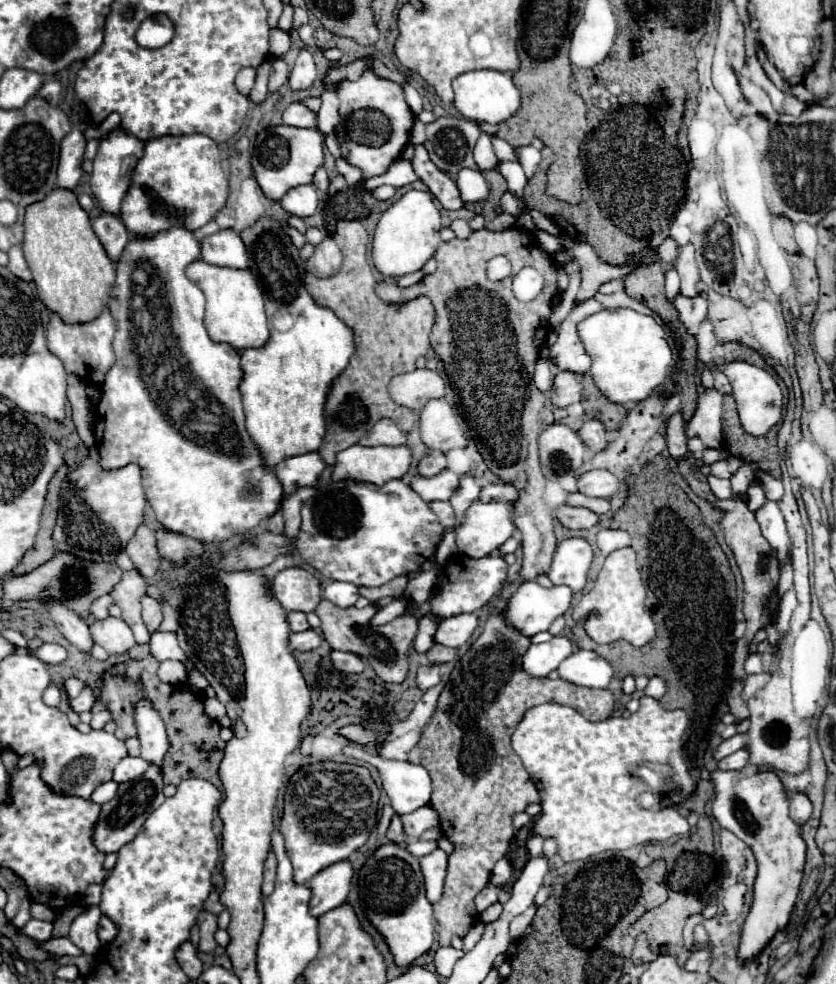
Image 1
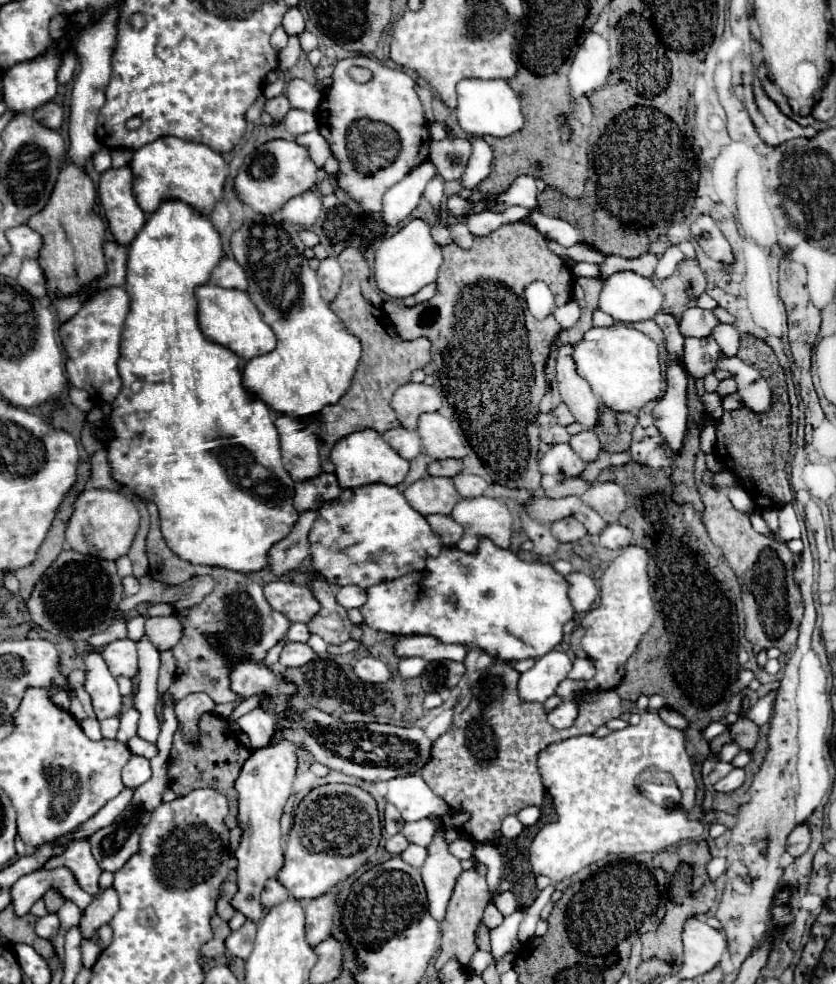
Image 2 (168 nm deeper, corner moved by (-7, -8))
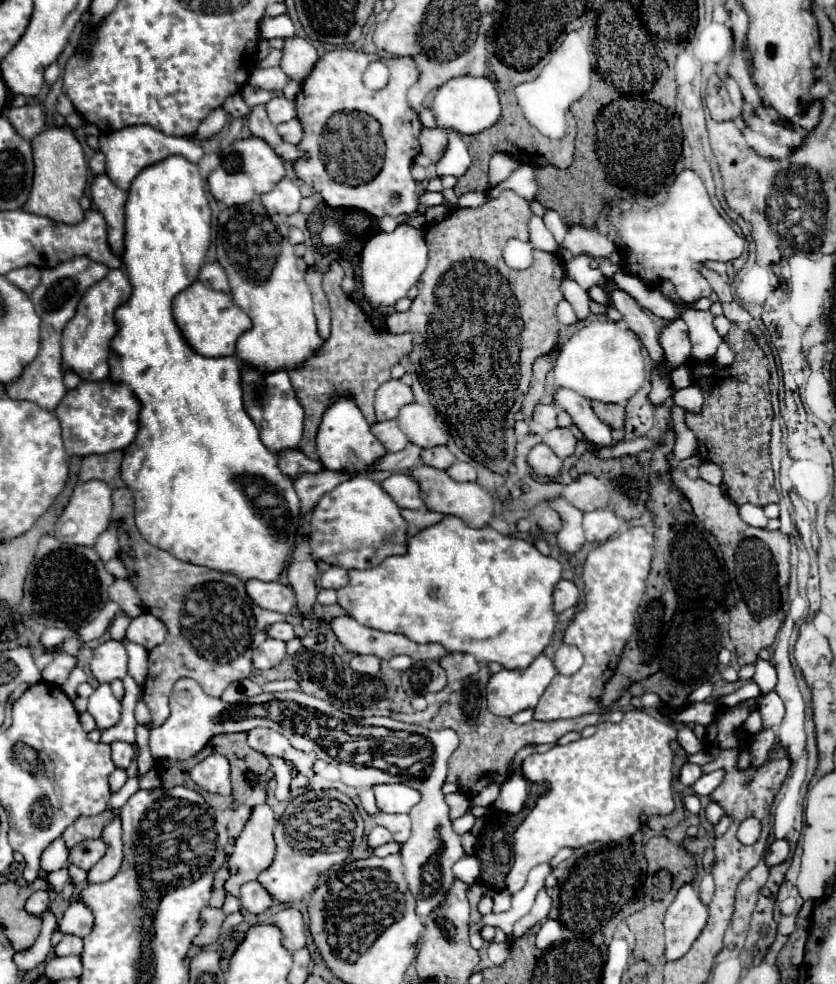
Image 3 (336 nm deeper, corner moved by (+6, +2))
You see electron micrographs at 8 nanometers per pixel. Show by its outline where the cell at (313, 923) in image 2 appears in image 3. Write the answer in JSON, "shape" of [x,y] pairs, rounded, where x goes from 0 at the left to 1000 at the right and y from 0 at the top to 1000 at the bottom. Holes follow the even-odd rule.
{"shape":[[[342,922],[342,924],[333,926],[325,932],[325,938],[335,944],[340,962],[347,968],[352,968],[354,964],[361,964],[366,960],[366,946],[364,946],[364,938],[361,938],[359,926],[354,926],[349,922]]]}

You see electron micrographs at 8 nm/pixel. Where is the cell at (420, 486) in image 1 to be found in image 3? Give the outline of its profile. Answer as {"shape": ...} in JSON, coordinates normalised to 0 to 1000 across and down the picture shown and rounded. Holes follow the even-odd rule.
{"shape":[[[469,481],[464,487],[459,487],[457,497],[471,507],[471,511],[481,517],[505,517],[507,511],[502,507],[500,491],[493,489],[483,481]]]}

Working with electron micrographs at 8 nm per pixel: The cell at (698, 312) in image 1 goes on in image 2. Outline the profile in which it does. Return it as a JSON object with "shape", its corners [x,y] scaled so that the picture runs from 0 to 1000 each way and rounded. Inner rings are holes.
{"shape":[[[853,342],[819,345],[817,369],[819,369],[822,379],[829,381],[831,385],[839,385],[846,379],[850,379],[858,373],[858,365],[860,365],[860,353]]]}

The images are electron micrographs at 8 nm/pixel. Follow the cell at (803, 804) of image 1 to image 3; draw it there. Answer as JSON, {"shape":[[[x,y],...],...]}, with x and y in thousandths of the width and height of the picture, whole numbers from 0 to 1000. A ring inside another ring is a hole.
{"shape":[[[926,855],[926,857],[921,859],[921,863],[919,863],[914,875],[916,875],[919,881],[923,881],[923,879],[933,879],[933,877],[940,875],[943,867],[945,867],[945,863],[943,863],[943,857],[940,857],[940,855]]]}

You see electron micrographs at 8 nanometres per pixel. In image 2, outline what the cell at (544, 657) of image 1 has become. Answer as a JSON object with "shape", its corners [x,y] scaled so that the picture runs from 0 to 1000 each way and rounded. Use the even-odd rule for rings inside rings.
{"shape":[[[657,662],[642,674],[623,684],[621,690],[621,706],[628,712],[654,712],[666,700],[666,696],[678,688],[683,682],[685,672],[678,668],[676,662]]]}

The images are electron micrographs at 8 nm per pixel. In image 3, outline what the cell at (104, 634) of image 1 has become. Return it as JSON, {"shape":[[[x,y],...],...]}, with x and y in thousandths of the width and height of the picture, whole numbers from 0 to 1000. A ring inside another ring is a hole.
{"shape":[[[132,649],[110,662],[108,672],[110,686],[117,694],[134,694],[136,690],[148,690],[153,684],[153,664],[146,653]]]}

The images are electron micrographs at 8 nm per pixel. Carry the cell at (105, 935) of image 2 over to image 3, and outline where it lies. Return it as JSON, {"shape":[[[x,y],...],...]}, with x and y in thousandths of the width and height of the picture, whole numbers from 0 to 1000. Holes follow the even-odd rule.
{"shape":[[[89,916],[84,918],[84,922],[79,924],[69,946],[77,950],[91,950],[91,952],[103,952],[110,946],[112,940],[112,930],[108,928],[105,922],[100,922],[98,918]]]}

